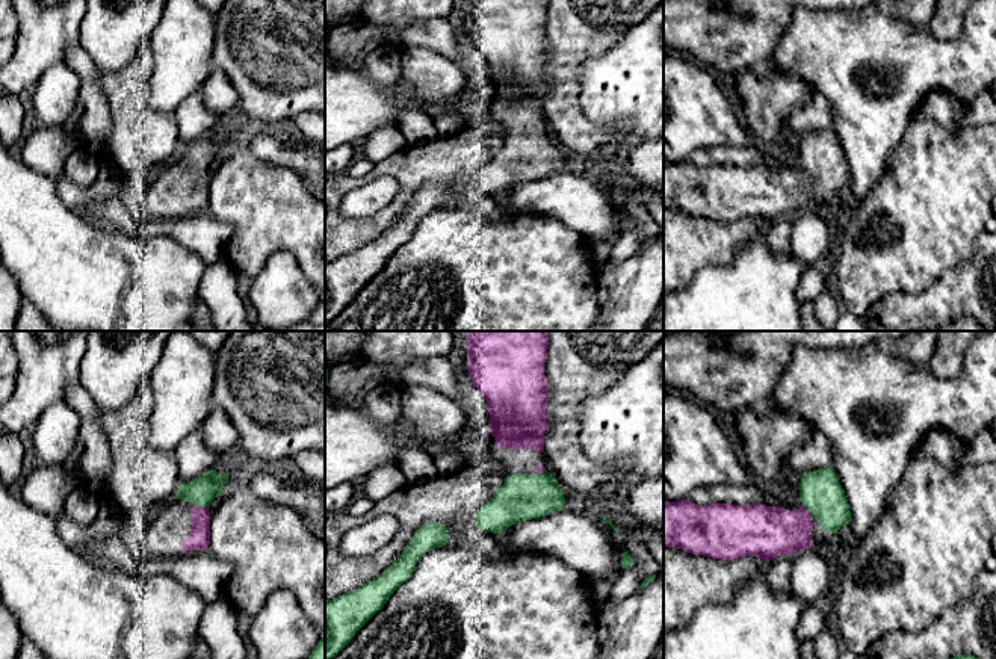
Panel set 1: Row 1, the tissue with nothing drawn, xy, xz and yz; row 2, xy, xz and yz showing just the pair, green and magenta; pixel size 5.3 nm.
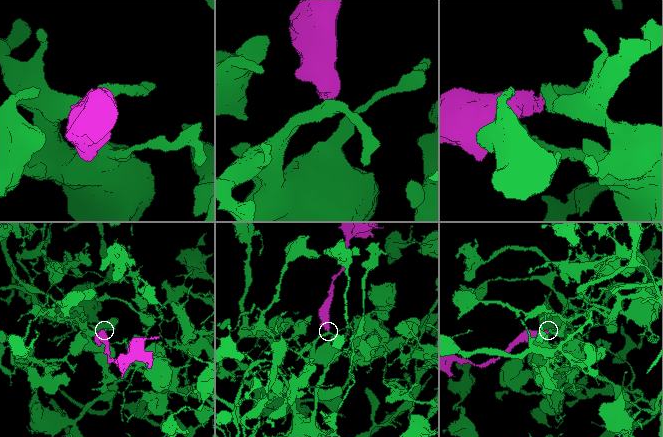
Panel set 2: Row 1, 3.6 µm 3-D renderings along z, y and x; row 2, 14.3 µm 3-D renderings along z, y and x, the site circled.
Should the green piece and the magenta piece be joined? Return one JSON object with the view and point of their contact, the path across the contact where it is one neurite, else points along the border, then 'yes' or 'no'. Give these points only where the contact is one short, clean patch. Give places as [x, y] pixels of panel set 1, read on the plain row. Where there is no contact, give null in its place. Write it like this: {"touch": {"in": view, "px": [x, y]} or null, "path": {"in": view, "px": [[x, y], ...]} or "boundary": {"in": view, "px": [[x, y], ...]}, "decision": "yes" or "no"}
{"touch": {"in": "xy", "px": [203, 167]}, "path": {"in": "xy", "px": [[201, 153], [203, 167], [200, 194]]}, "decision": "yes"}

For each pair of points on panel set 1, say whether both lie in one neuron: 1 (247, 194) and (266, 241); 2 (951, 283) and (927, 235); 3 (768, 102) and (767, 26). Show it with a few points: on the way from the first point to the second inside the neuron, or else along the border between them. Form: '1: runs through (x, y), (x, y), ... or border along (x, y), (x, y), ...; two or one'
1: runs through (259, 206), (266, 213), (266, 228); one
2: border along (974, 250), (916, 292); two
3: border along (768, 59), (757, 67), (745, 67), (738, 73); two

